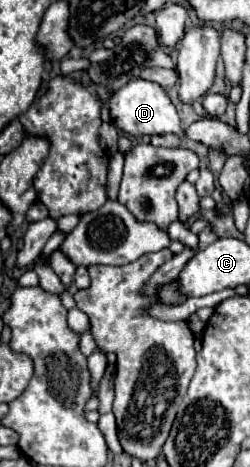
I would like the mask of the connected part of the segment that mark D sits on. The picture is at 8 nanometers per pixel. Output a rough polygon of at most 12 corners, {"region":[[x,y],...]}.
{"region":[[131,79],[109,99],[129,135],[179,133],[179,113],[159,83]]}

